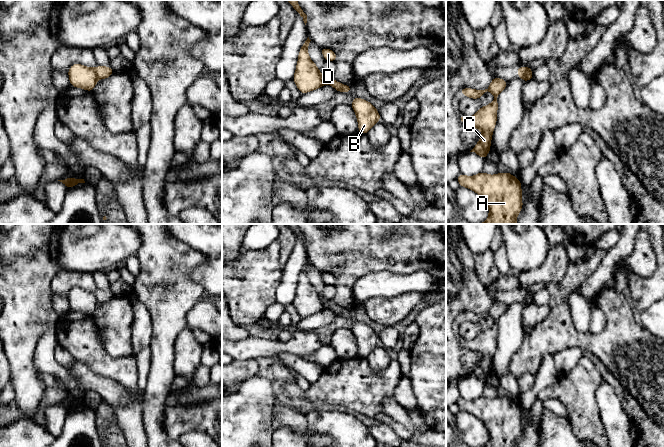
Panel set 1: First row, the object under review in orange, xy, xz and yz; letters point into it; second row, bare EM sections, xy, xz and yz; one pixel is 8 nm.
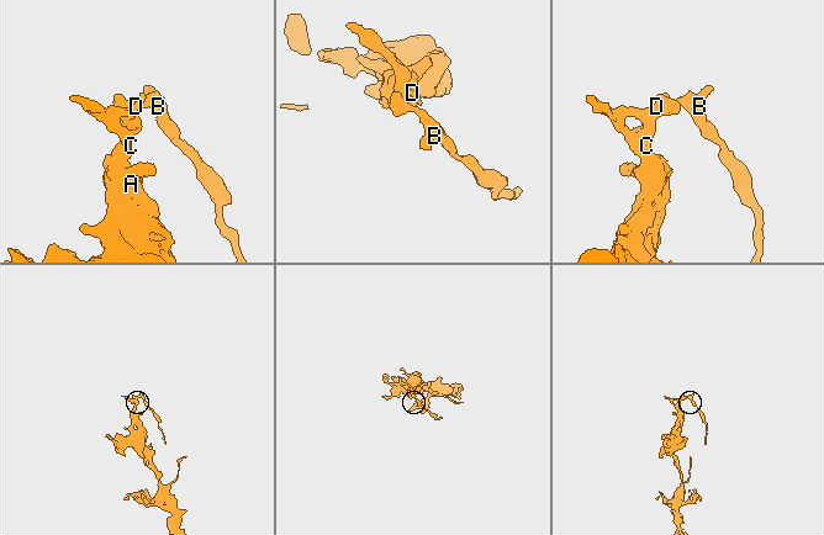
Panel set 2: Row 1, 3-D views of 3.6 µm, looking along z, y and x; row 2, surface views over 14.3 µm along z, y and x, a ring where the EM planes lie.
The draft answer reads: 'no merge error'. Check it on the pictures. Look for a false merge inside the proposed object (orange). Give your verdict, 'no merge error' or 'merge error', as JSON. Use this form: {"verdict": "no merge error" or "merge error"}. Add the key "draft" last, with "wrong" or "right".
{"verdict": "merge error", "draft": "wrong"}

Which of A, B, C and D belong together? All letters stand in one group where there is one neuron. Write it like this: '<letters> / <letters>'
A C D / B

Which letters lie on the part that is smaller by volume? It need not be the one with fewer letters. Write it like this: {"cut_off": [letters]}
{"cut_off": ["B"]}

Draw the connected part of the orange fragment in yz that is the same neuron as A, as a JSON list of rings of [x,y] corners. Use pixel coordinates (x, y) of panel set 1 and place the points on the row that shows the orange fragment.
[[[480,172],[474,176],[459,174],[459,186],[480,195],[486,202],[489,215],[479,224],[517,224],[516,218],[522,210],[522,189],[520,180],[509,172],[489,175]]]

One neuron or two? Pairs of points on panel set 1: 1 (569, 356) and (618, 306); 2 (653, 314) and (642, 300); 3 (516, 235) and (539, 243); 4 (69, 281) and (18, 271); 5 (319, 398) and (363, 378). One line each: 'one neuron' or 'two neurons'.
1: two neurons
2: two neurons
3: one neuron
4: two neurons
5: one neuron

